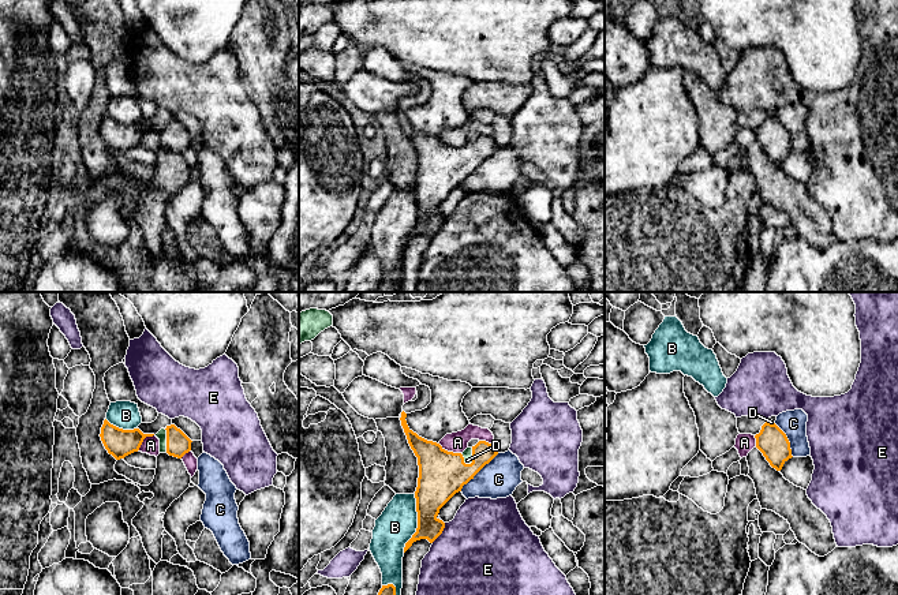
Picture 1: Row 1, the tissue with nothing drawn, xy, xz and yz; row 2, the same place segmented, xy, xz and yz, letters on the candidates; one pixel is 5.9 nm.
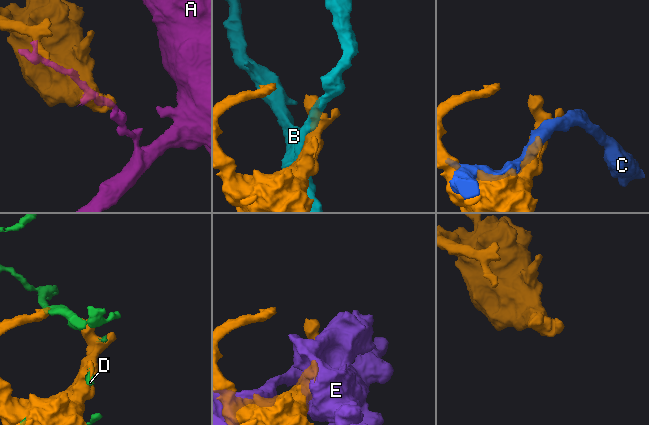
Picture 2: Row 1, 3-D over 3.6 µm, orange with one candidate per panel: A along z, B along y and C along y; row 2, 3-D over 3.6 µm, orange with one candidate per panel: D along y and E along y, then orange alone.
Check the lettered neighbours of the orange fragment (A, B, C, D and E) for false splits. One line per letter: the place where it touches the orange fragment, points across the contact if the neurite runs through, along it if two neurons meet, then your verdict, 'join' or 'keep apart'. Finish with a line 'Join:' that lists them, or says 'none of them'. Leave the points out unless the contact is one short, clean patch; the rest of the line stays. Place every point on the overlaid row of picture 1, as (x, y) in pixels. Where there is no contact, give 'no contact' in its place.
A: meets orange in xz at (449, 452); keep apart
B: meets orange in xz at (418, 523); keep apart
C: meets orange in xz at (478, 471); keep apart
D: meets orange in xz at (472, 457); join
E: meets orange in xz at (441, 532); keep apart
Join: D

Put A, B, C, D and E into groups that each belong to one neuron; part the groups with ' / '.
A / B / C / D / E

